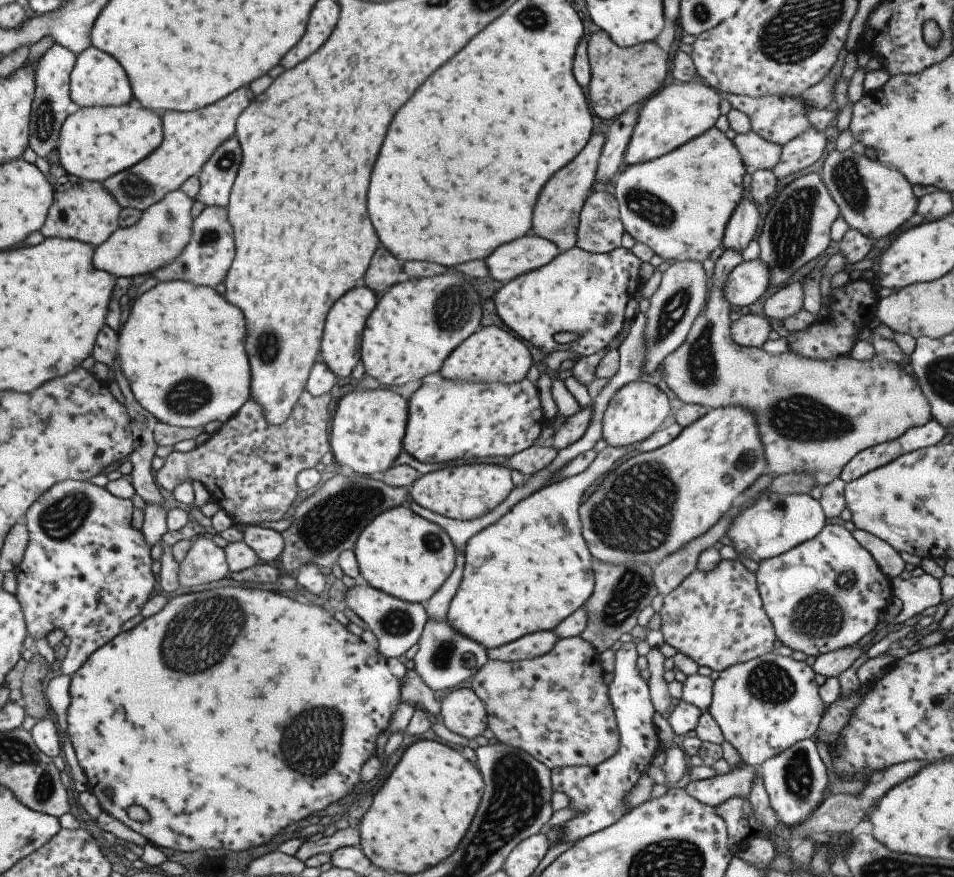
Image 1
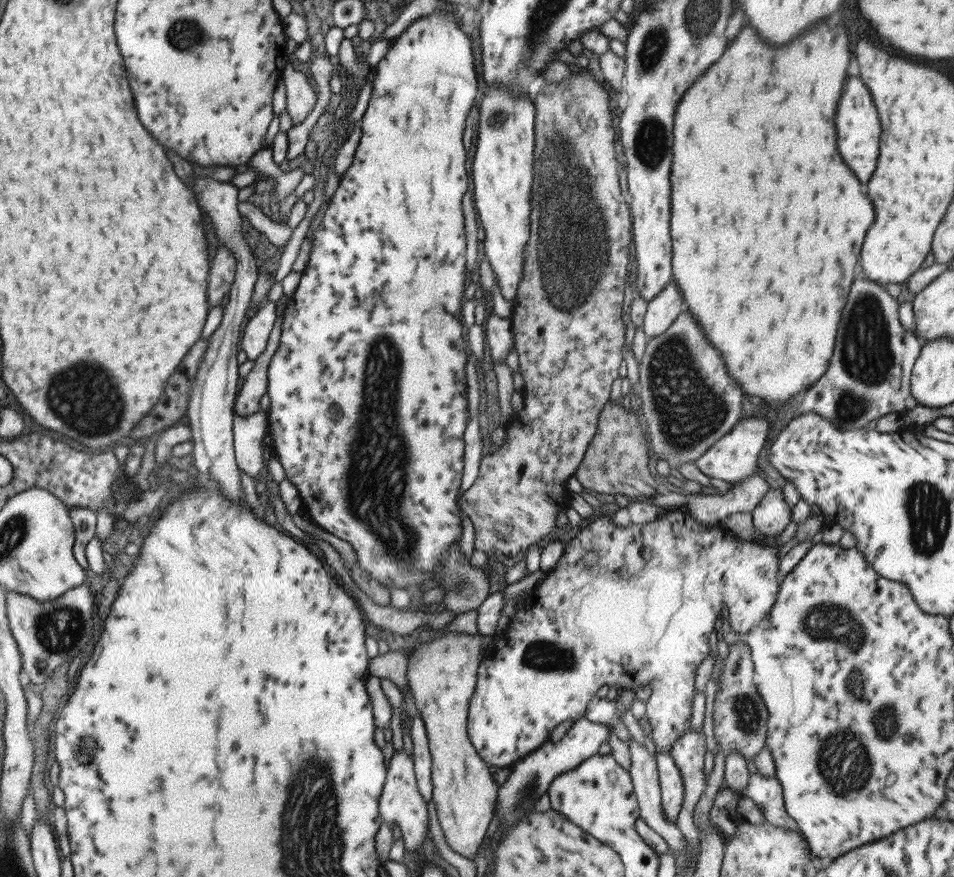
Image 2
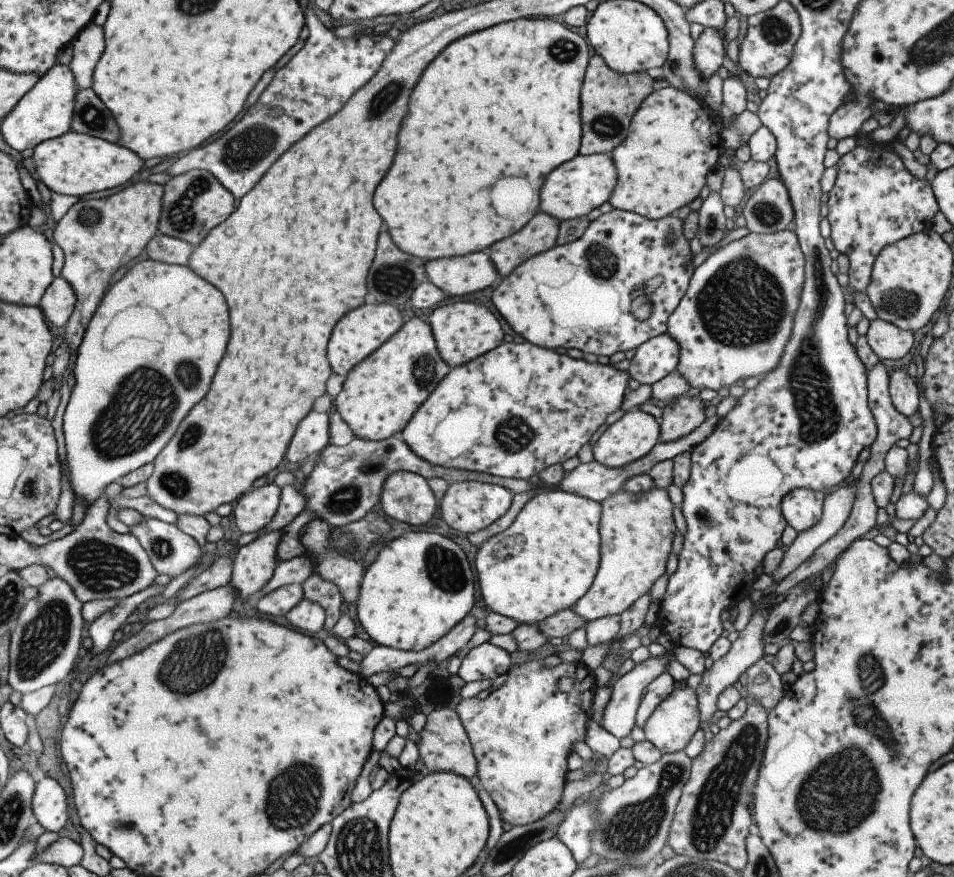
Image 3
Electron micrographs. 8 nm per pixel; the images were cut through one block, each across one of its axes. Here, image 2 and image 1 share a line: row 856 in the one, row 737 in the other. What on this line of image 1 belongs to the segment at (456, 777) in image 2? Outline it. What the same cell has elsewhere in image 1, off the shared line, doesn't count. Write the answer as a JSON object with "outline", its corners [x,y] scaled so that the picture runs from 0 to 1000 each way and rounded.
{"outline":[[[493,784],[473,787],[461,802],[461,818],[473,835],[492,845],[509,830],[506,800]]]}

